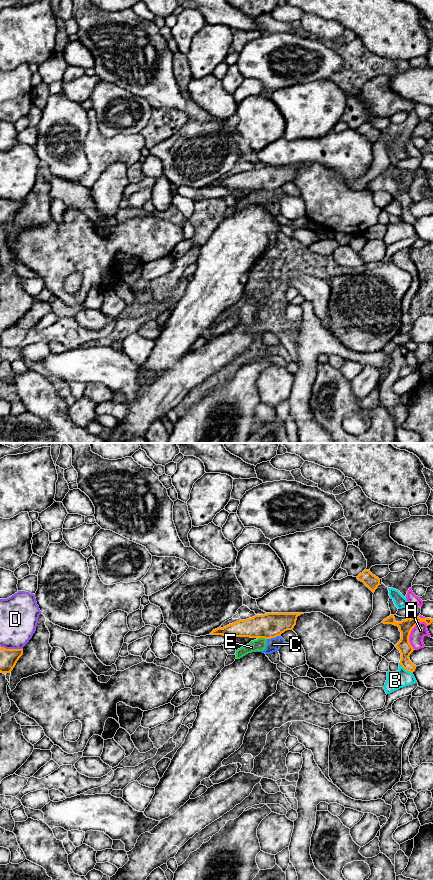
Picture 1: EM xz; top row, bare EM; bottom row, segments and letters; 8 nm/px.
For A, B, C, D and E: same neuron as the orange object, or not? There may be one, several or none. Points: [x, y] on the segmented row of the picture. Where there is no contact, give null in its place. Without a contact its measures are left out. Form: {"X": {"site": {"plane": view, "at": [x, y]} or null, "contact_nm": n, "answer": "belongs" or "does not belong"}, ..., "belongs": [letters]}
{"A": {"site": {"plane": "xz", "at": [410, 632]}, "contact_nm": 240, "answer": "does not belong"}, "B": {"site": {"plane": "xz", "at": [406, 669]}, "contact_nm": 140, "answer": "does not belong"}, "C": {"site": {"plane": "xz", "at": [273, 637]}, "contact_nm": 120, "answer": "does not belong"}, "D": {"site": {"plane": "xz", "at": [11, 649]}, "contact_nm": 180, "answer": "does not belong"}, "E": {"site": {"plane": "xz", "at": [261, 637]}, "contact_nm": 80, "answer": "does not belong"}, "belongs": []}

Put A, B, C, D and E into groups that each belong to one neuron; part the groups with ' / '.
A / B / C E / D

